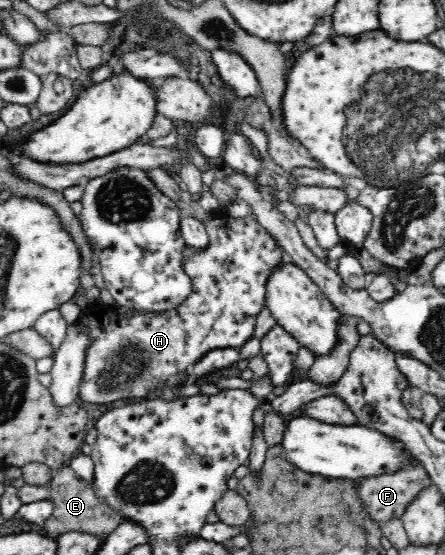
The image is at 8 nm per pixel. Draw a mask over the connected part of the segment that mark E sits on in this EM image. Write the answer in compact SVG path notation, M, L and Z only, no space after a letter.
M69 463L54 471L50 483L52 483L51 499L48 501L52 503L53 511L40 525L43 535L56 537L66 532L80 532L102 539L121 525L121 519L118 519L117 515L105 506L105 503L97 499L91 489L90 481L78 477Z

